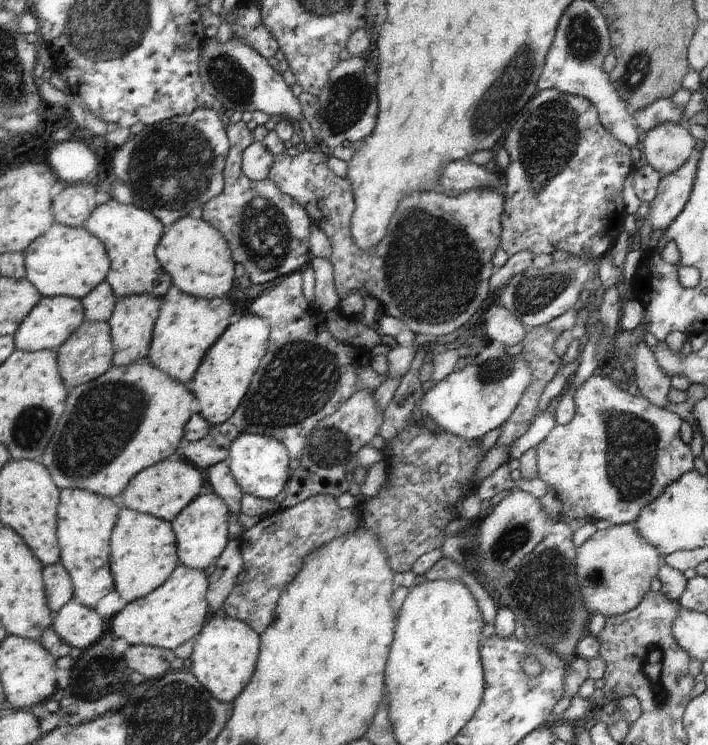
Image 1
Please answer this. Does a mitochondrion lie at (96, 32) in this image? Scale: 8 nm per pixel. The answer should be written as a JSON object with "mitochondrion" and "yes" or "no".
{"mitochondrion":"yes"}

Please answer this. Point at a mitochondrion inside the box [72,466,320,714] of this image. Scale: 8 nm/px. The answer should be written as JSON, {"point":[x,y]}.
{"point":[109,658]}

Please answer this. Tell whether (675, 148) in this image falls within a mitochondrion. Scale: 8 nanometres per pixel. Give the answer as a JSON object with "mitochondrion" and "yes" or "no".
{"mitochondrion":"no"}

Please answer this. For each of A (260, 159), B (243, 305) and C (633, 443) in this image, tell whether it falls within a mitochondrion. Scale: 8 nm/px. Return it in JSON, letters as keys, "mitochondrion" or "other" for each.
{"A":"other","B":"other","C":"mitochondrion"}

